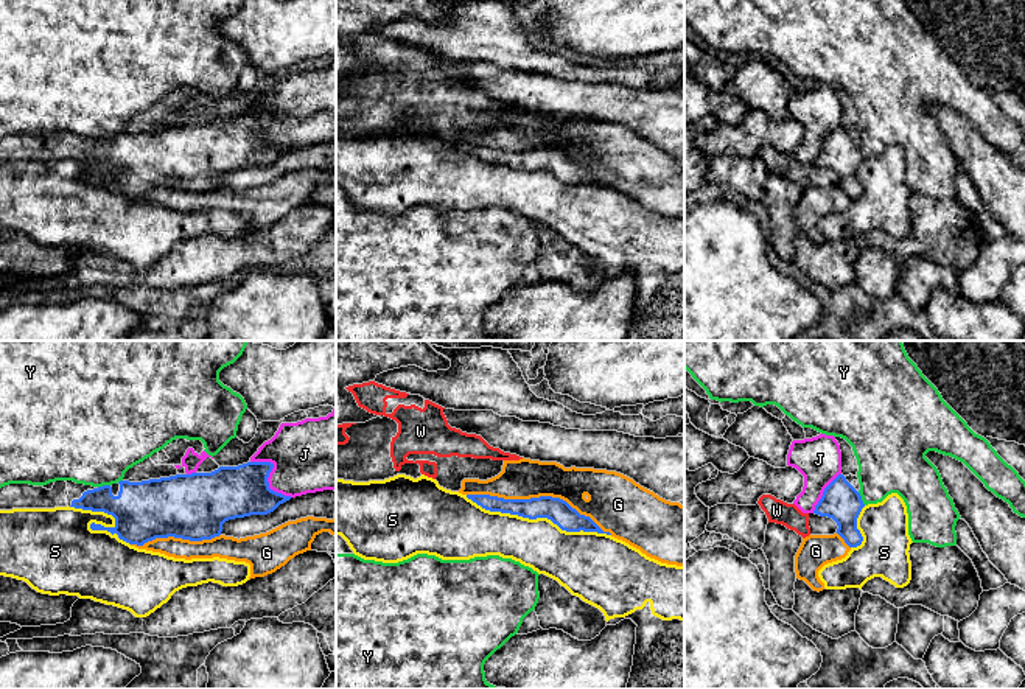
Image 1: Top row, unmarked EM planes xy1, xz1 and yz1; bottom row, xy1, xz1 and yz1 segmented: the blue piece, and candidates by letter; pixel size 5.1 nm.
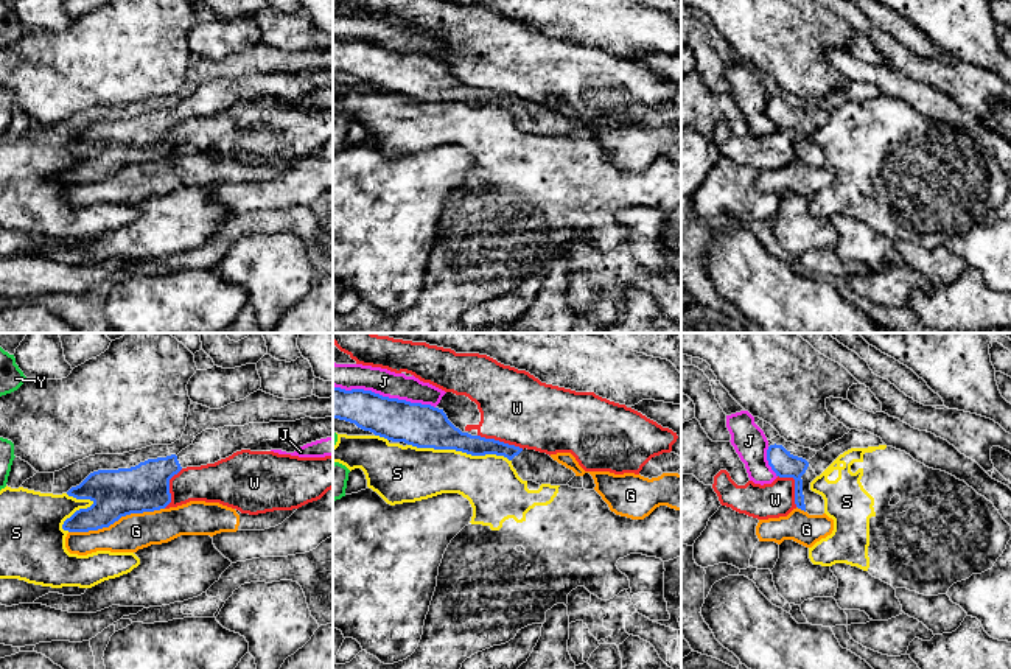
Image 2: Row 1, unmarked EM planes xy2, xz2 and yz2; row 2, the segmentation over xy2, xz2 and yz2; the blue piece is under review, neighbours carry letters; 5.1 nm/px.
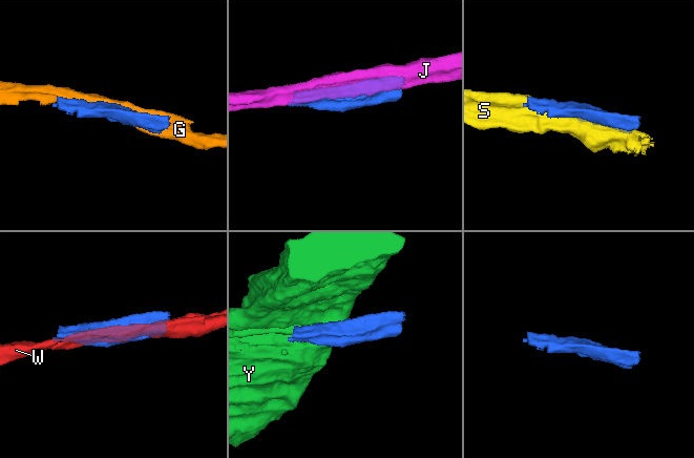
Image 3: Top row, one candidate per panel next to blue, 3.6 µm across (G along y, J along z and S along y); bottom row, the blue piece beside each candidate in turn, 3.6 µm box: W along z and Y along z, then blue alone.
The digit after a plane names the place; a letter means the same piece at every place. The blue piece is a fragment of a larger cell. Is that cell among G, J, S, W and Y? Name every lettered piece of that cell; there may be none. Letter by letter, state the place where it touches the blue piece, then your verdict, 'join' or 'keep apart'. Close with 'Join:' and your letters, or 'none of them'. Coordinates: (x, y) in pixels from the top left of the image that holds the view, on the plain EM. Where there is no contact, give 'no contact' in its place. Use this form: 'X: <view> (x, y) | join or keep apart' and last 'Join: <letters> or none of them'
G: xz1 (540, 148) | keep apart
J: xz2 (384, 49) | keep apart
S: xz1 (538, 168) | keep apart
W: xz2 (501, 94) | keep apart
Y: yz1 (860, 150) | keep apart
Join: none of them

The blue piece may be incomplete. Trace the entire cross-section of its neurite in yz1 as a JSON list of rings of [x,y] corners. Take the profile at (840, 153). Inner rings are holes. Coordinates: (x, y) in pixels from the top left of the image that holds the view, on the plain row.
[[[838,126],[823,143],[813,165],[832,170],[838,180],[837,185],[849,199],[862,196],[863,188],[857,180],[857,170],[865,159],[860,145]]]

